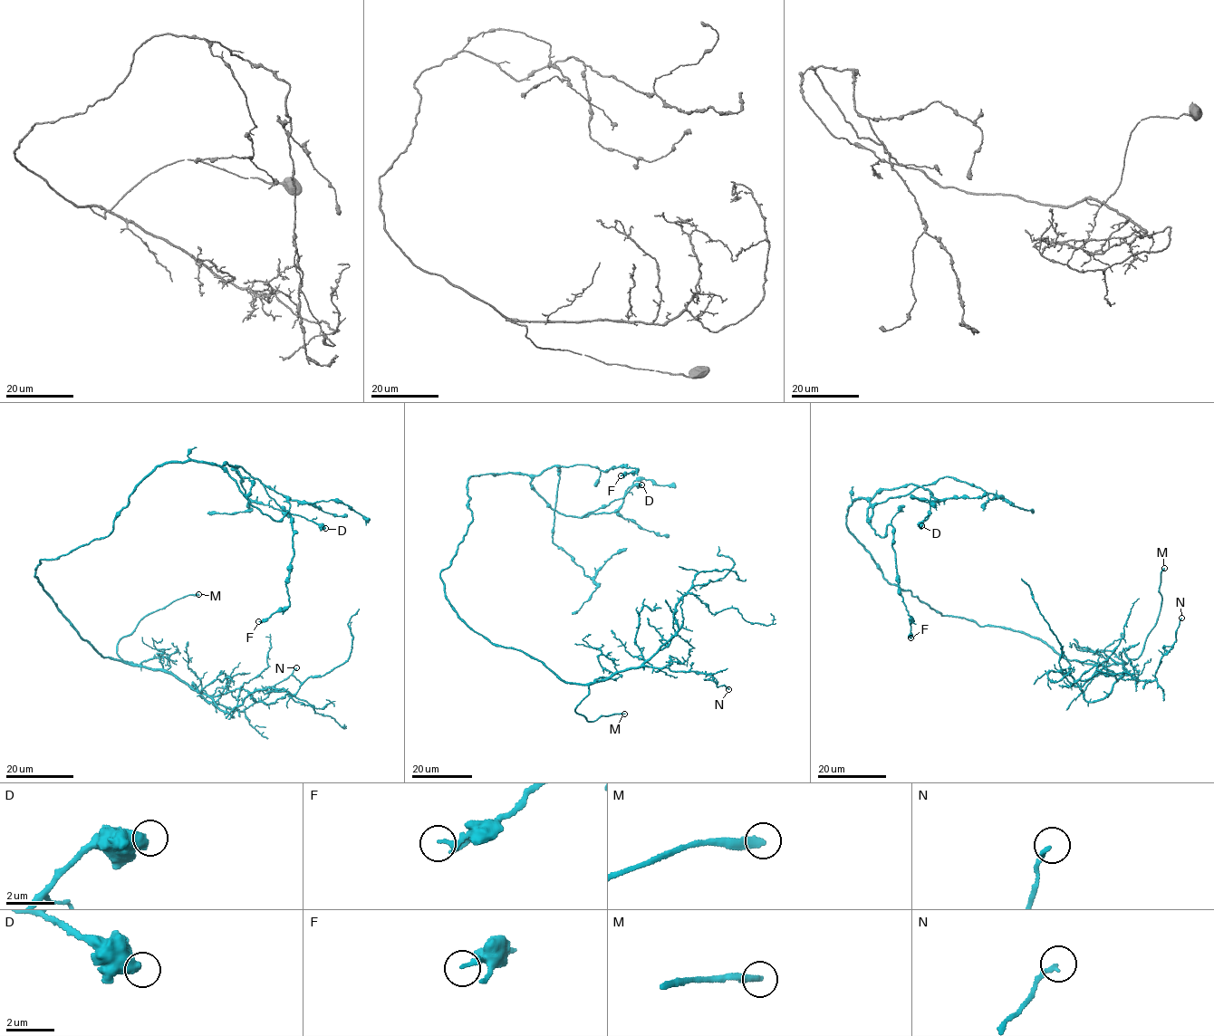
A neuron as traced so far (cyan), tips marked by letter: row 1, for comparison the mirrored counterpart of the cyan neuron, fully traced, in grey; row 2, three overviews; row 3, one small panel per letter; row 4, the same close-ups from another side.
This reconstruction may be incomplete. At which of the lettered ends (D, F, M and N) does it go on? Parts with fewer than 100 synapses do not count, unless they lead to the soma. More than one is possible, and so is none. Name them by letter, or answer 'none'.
M

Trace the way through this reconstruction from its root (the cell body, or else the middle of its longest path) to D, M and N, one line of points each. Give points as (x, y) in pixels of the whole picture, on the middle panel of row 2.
D: (447, 599), (440, 572), (472, 520), (467, 486), (471, 476), (525, 474), (552, 508), (578, 517), (641, 484)
M: (447, 599), (461, 619), (493, 643), (536, 658), (559, 679), (588, 685), (574, 709), (586, 720), (624, 714)
N: (447, 599), (473, 630), (536, 658), (565, 681), (593, 684), (652, 666), (709, 673), (717, 686), (728, 689)

